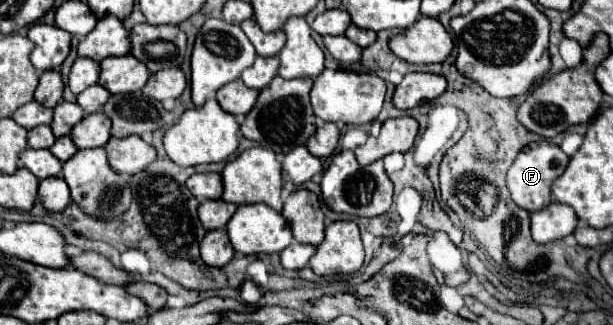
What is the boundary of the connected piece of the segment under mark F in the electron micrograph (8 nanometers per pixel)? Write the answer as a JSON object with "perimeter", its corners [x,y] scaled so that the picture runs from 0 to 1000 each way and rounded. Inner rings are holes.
{"perimeter":[[[894,431],[858,449],[829,523],[825,560],[829,560],[829,585],[835,597],[835,615],[861,652],[887,646],[887,634],[897,634],[897,622],[900,622],[900,597],[897,597],[900,560],[904,560],[907,542],[914,542],[923,523],[927,498],[930,498],[930,486],[907,443],[897,443]]]}

